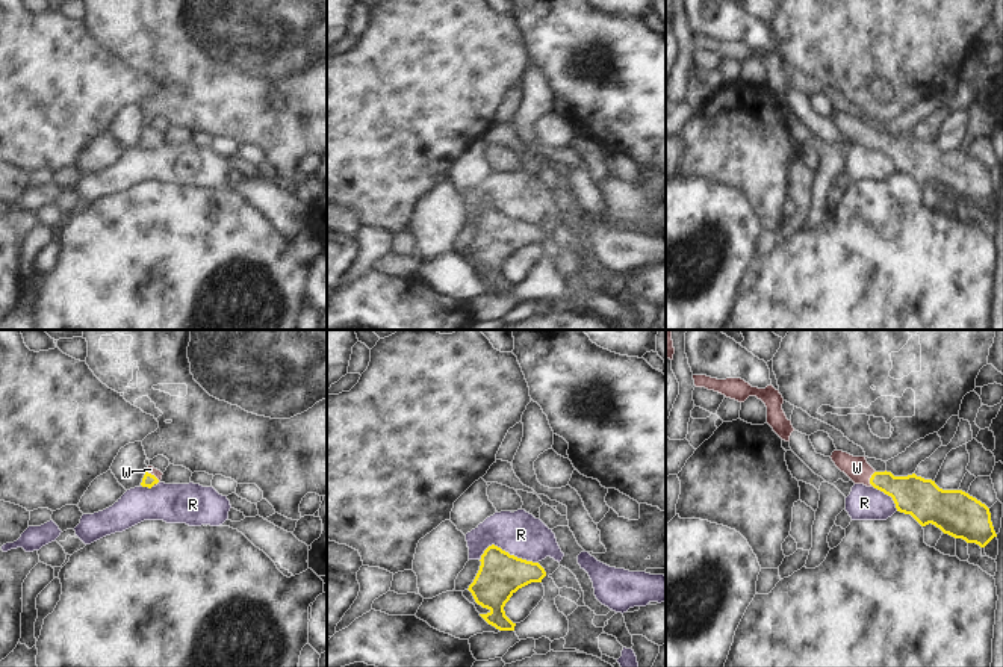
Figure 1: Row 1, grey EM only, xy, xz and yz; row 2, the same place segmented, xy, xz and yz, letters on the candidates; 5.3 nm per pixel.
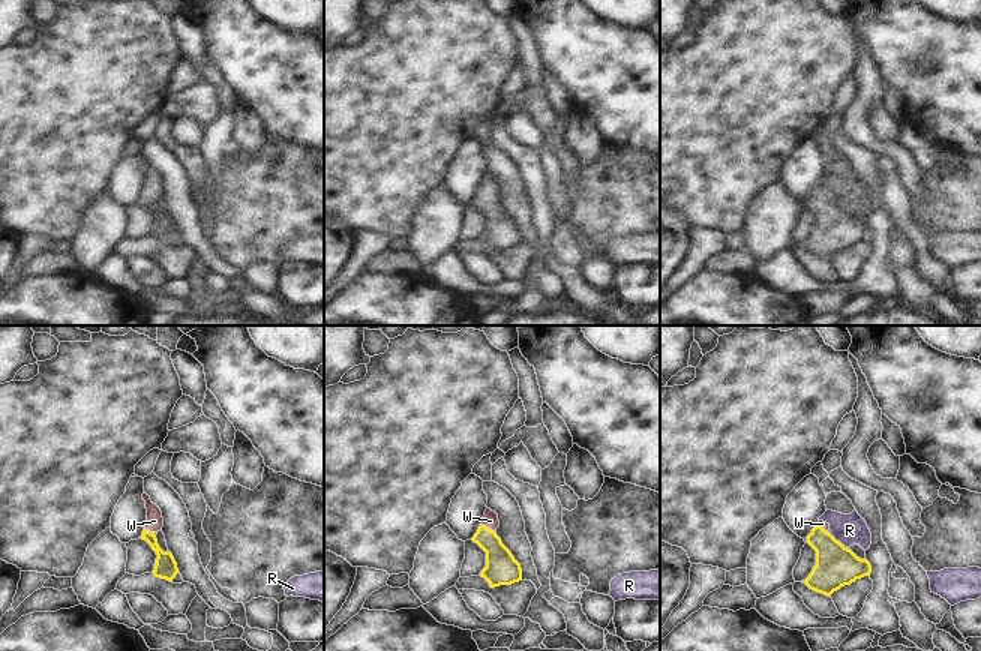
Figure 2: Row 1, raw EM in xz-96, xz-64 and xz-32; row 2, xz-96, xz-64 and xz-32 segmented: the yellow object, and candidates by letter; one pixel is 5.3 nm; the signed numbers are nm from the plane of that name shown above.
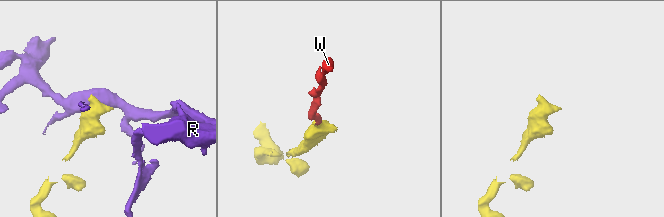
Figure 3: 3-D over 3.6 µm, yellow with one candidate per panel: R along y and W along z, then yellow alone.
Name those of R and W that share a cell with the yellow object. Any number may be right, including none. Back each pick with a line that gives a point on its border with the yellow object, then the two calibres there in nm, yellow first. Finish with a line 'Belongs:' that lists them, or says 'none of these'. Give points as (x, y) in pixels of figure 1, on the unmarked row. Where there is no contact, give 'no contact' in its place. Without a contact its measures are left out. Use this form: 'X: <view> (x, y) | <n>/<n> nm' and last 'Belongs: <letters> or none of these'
W: xy (155, 138) | 70/50 nm
Belongs: W

